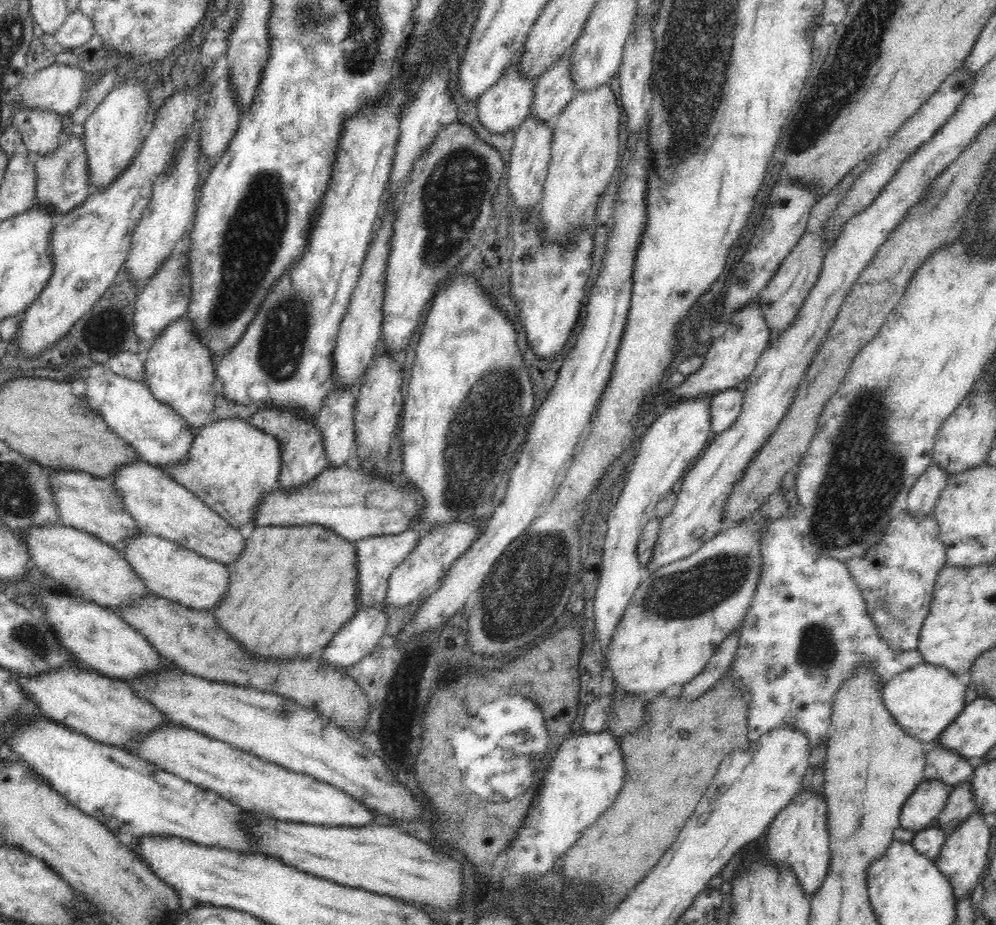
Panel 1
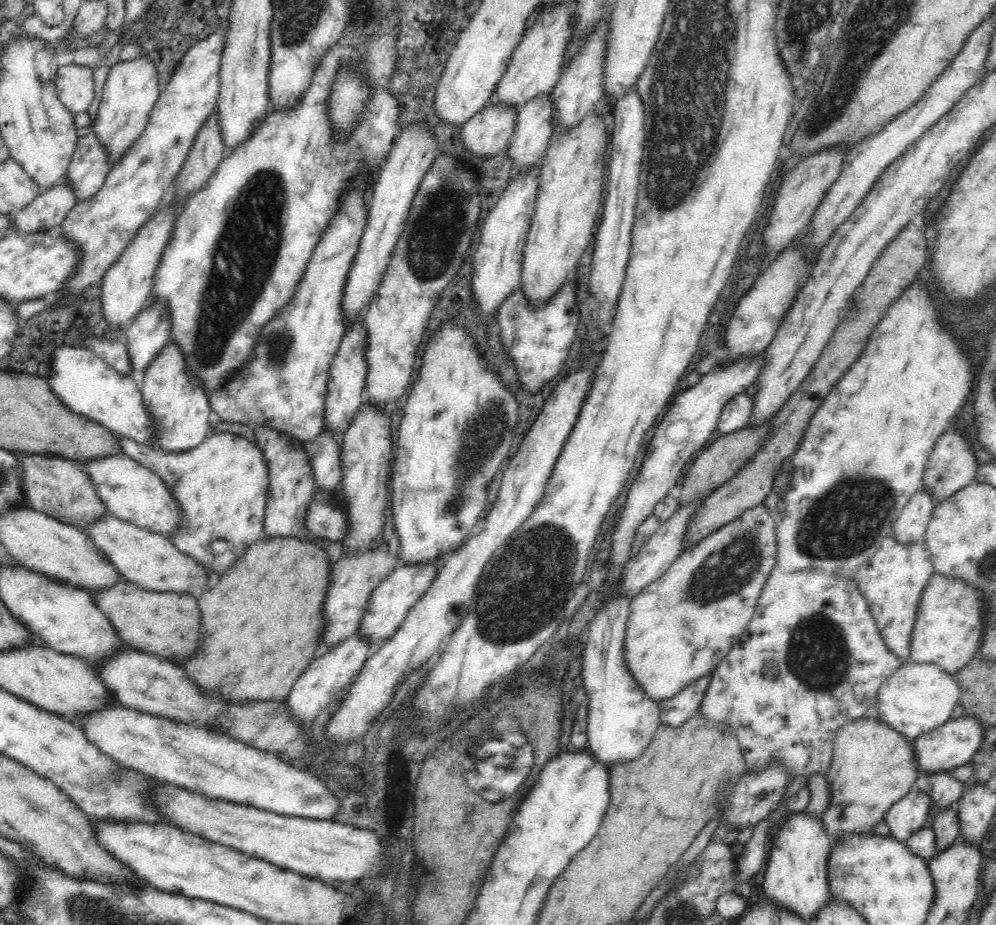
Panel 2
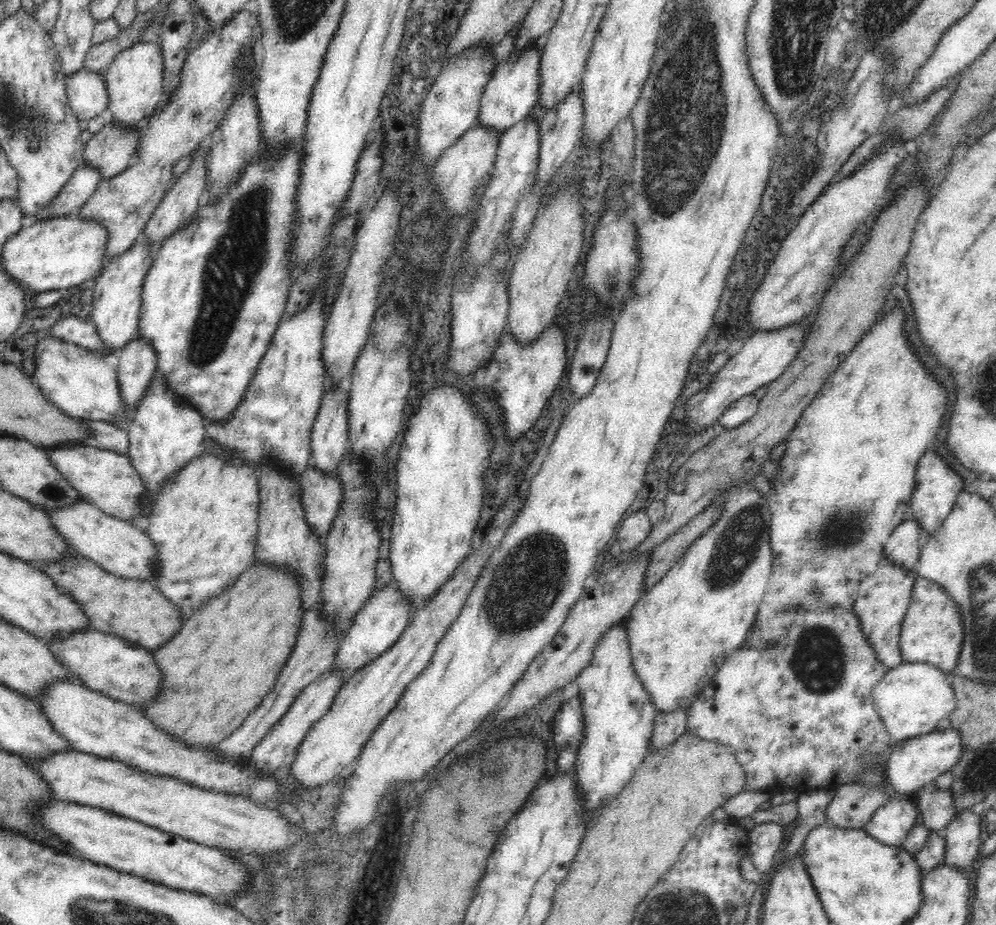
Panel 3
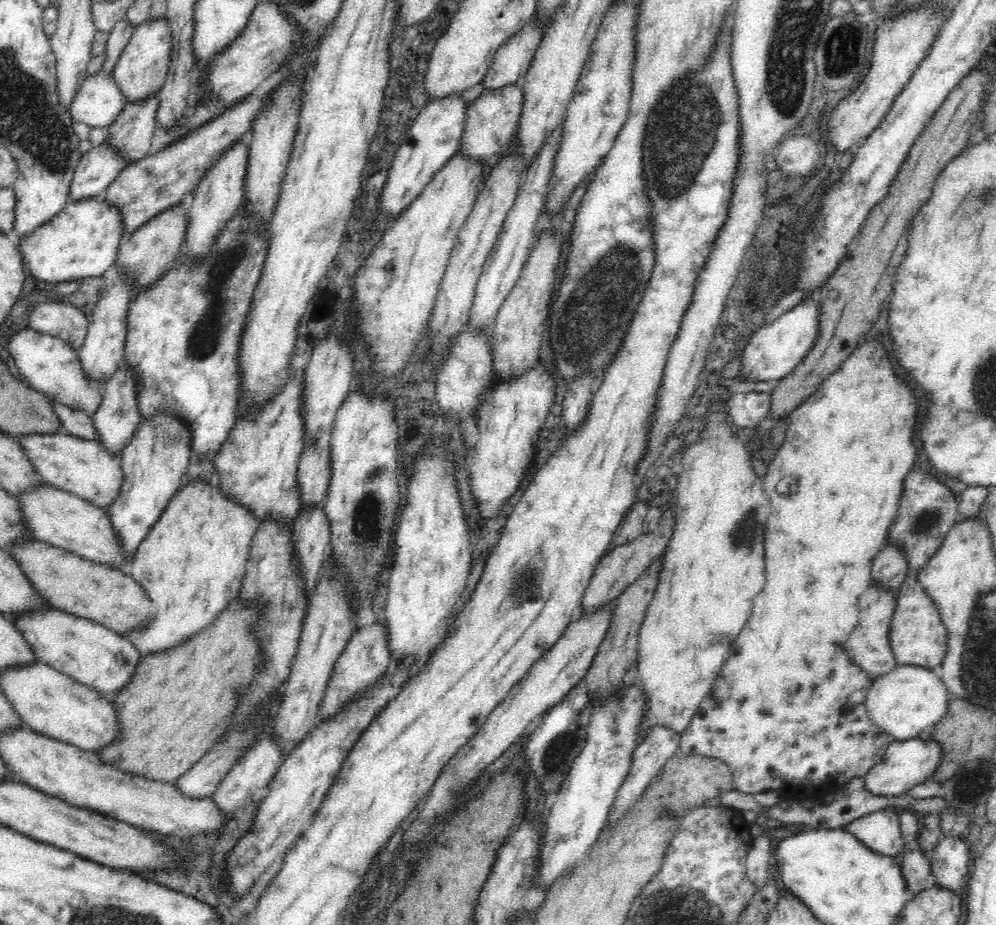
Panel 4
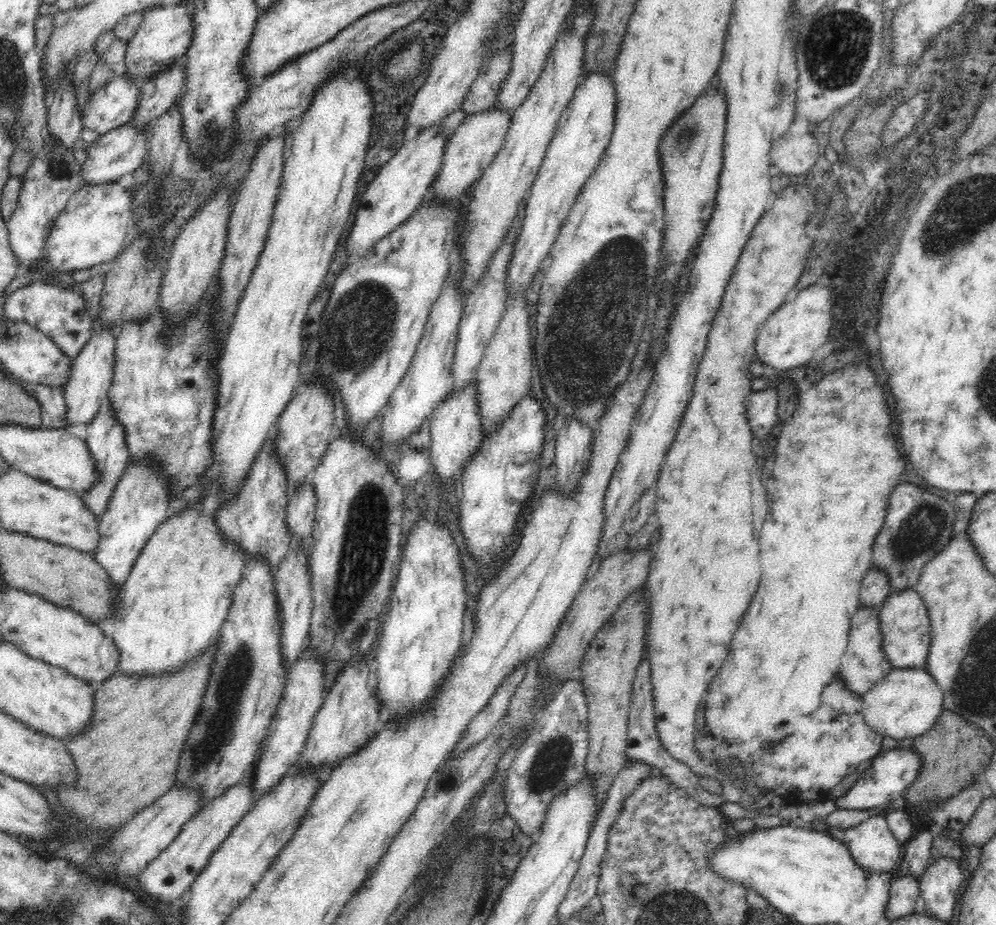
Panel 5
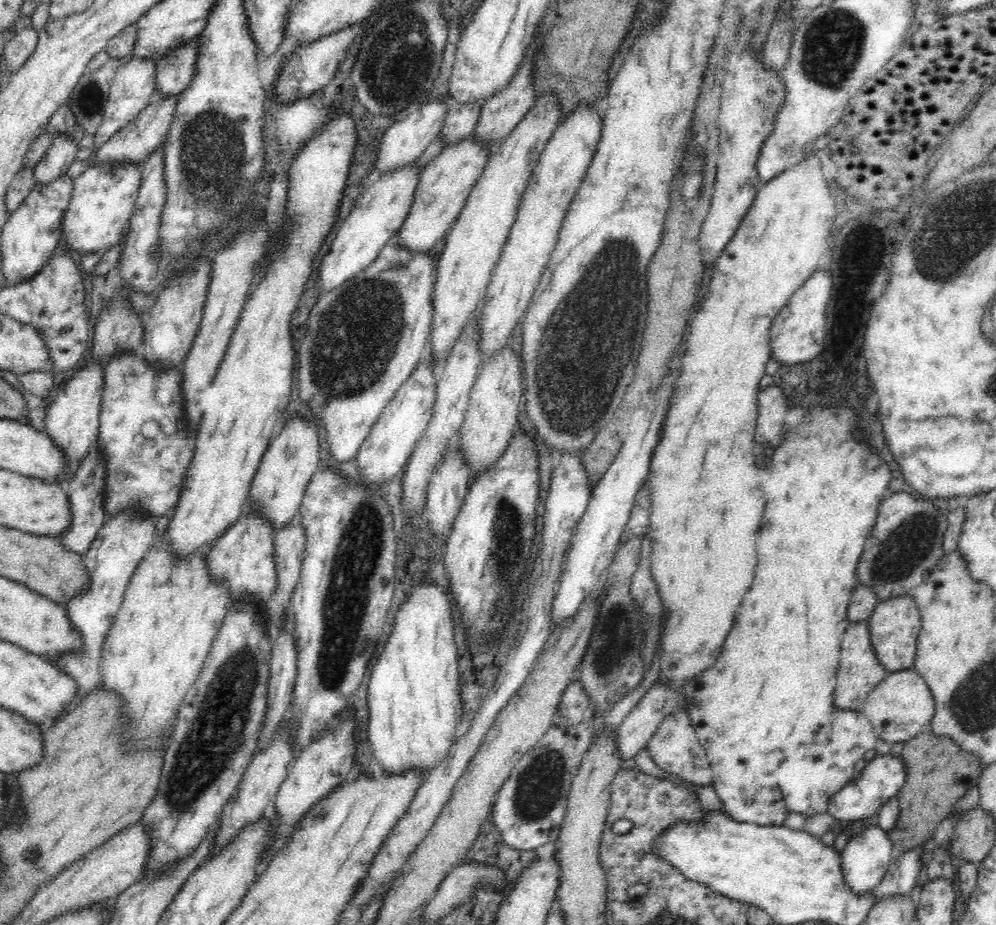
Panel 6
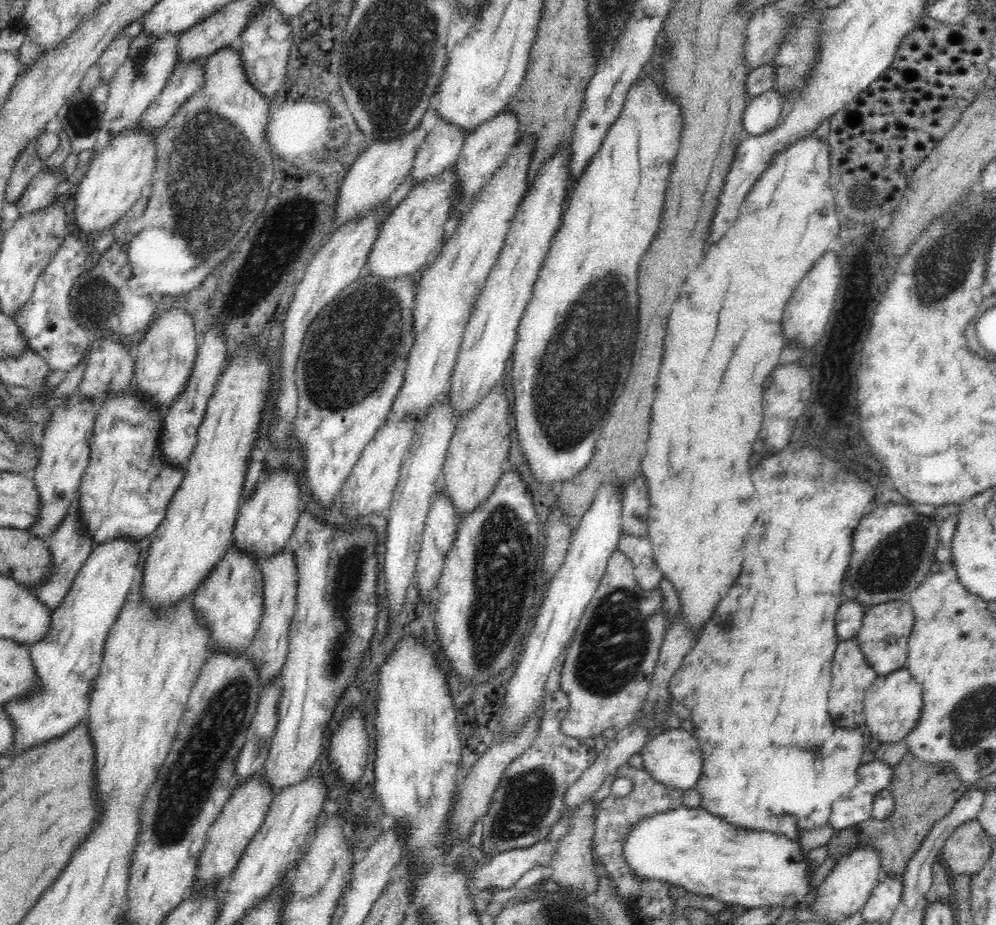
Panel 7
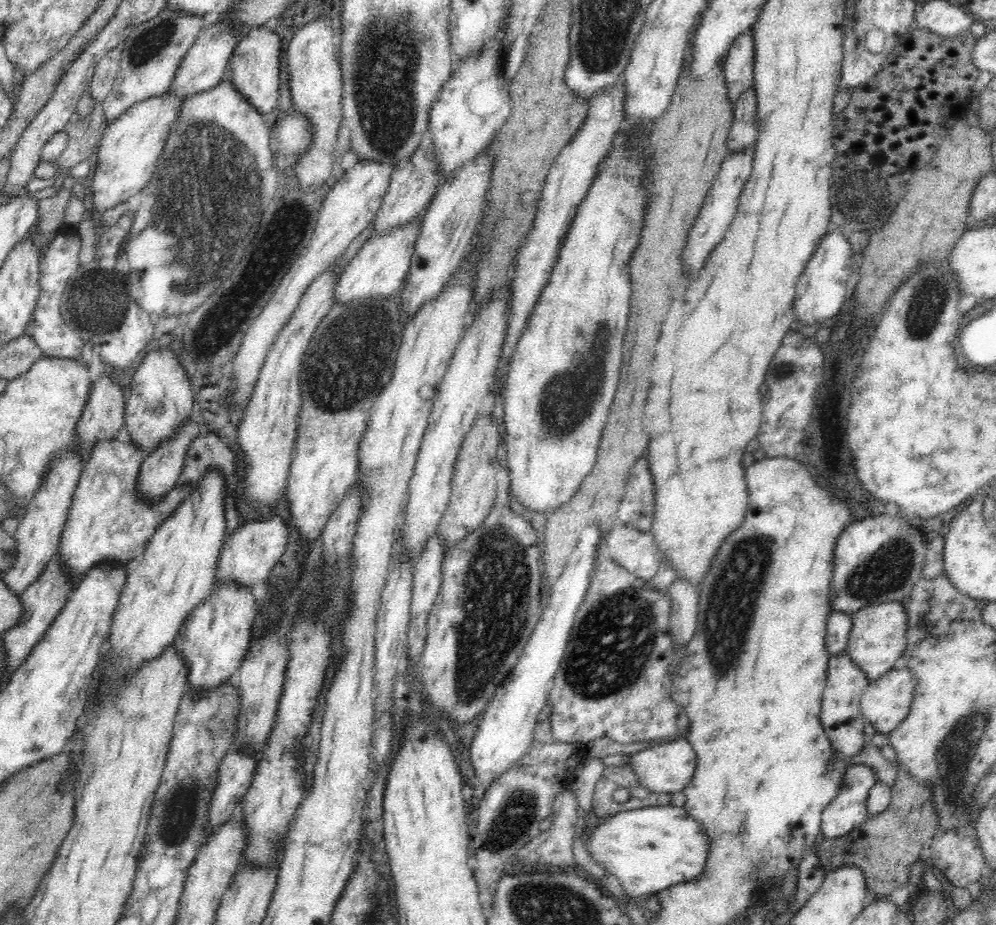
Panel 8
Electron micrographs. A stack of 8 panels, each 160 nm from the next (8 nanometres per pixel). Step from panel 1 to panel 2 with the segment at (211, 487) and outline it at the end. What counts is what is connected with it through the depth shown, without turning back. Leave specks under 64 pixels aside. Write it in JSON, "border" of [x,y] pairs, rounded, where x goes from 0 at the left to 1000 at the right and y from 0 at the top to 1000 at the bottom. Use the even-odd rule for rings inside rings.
{"border":[[[231,467],[217,468],[197,484],[189,489],[171,489],[166,491],[160,486],[152,484],[151,481],[143,481],[137,477],[120,471],[114,468],[114,472],[119,477],[119,484],[122,484],[122,491],[133,495],[137,501],[143,502],[149,506],[155,514],[159,515],[164,523],[167,523],[171,535],[180,546],[180,556],[182,556],[179,571],[175,575],[163,577],[175,591],[184,600],[195,604],[195,609],[205,613],[211,622],[223,624],[234,613],[234,610],[247,597],[247,594],[265,582],[265,560],[268,543],[268,528],[270,523],[270,514],[268,502],[264,497],[262,486],[257,482],[254,476],[232,469]],[[215,584],[227,584],[229,592],[224,599],[214,599],[211,588]]]}

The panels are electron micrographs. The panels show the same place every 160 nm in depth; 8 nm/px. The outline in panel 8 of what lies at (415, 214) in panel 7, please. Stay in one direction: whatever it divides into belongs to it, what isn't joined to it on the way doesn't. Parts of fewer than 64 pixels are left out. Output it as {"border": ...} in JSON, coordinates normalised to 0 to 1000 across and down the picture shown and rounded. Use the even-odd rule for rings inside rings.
{"border":[[[420,234],[389,254],[382,254],[371,262],[366,262],[337,301],[337,307],[333,314],[333,329],[348,330],[399,318],[406,308],[422,244],[423,234]]]}

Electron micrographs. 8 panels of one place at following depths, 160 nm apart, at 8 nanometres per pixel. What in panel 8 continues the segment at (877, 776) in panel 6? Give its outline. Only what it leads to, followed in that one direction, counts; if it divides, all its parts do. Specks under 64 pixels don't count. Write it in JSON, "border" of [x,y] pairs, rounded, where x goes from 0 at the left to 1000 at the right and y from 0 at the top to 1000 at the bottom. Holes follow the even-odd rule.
{"border":[[[857,825],[849,830],[839,861],[823,882],[823,899],[827,906],[847,904],[870,885],[870,861],[880,844],[878,832],[872,828]]]}

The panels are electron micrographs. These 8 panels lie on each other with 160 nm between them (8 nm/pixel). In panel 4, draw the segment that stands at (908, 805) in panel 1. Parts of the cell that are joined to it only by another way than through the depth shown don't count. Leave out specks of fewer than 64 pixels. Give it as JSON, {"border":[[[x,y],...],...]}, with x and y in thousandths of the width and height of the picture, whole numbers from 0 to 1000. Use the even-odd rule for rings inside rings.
{"border":[[[884,875],[864,882],[851,891],[845,891],[843,896],[857,903],[881,924],[899,926],[912,916],[904,902],[902,878],[898,875]]]}

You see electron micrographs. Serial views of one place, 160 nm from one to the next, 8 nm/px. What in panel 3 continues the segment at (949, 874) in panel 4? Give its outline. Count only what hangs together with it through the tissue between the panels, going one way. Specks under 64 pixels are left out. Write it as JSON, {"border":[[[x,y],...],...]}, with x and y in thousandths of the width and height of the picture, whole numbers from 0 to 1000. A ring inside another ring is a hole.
{"border":[[[981,874],[968,877],[948,895],[948,932],[950,937],[974,937],[984,922],[984,882]]]}

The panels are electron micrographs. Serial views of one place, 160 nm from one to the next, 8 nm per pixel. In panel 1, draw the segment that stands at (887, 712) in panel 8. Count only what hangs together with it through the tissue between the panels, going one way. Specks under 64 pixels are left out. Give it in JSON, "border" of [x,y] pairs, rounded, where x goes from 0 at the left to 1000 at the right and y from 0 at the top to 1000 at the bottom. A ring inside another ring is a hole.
{"border":[[[928,716],[897,731],[886,741],[886,759],[892,772],[910,794],[931,805],[935,805],[969,764],[971,738],[950,721]]]}

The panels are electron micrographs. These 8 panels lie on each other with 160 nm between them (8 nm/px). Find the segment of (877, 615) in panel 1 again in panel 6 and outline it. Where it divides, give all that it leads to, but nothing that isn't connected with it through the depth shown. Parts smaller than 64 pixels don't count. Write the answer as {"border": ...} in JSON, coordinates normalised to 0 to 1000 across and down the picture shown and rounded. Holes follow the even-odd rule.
{"border":[[[869,672],[853,674],[844,694],[836,762],[845,769],[865,769],[872,748],[890,733],[892,726],[882,717],[878,707]]]}

